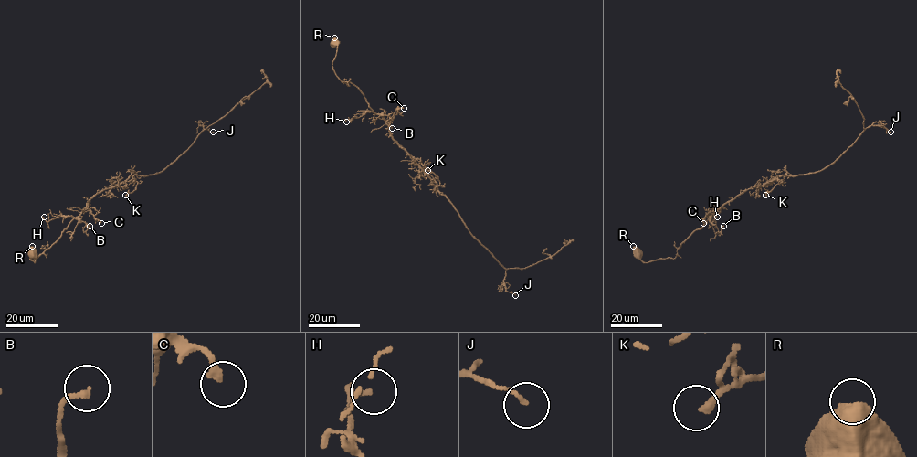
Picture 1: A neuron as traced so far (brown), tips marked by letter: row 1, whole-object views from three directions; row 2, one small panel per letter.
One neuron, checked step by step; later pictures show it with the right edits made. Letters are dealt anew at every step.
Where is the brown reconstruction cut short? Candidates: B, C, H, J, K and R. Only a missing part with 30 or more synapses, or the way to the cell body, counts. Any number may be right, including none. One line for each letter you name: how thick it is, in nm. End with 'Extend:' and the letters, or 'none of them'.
Extend: none of them

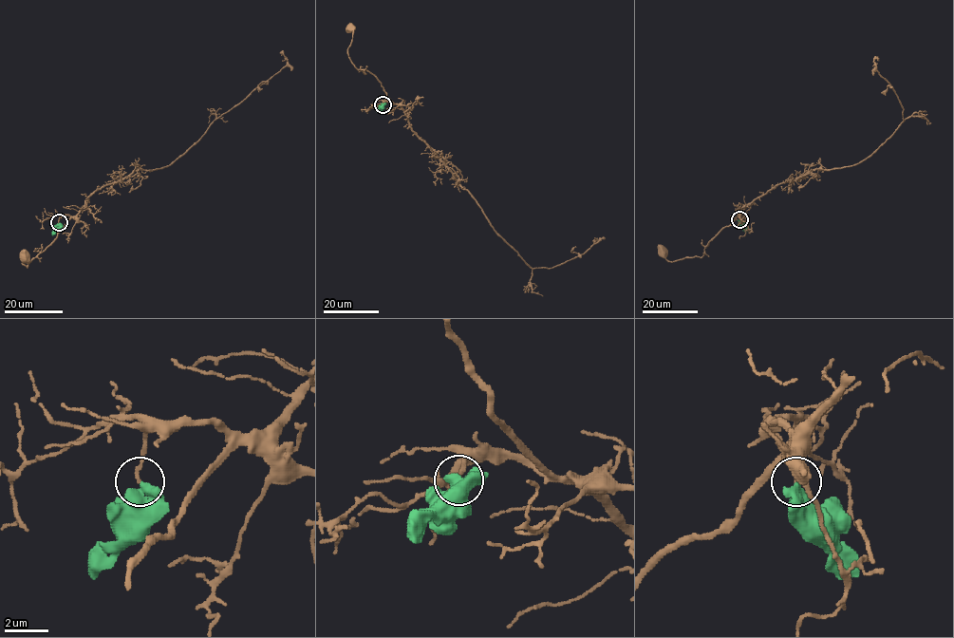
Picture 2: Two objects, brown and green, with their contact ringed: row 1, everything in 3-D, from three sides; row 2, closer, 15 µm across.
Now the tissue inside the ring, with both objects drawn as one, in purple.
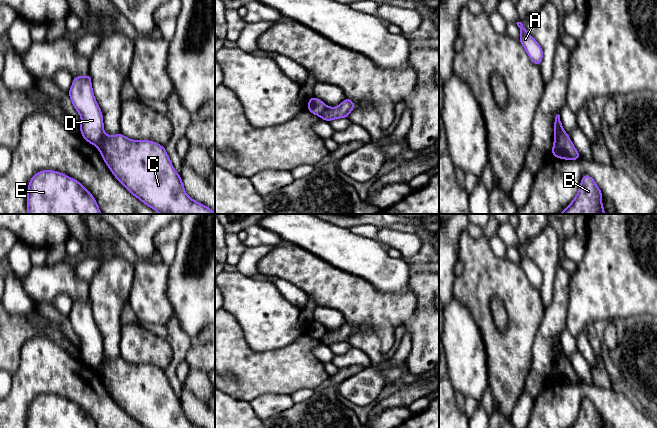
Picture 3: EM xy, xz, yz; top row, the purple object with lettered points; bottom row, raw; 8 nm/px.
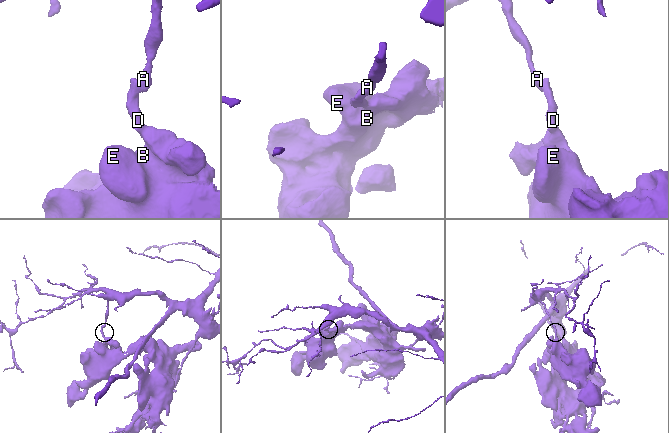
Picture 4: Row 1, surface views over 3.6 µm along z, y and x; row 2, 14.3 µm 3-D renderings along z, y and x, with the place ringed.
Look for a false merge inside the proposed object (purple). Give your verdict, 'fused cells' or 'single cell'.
fused cells

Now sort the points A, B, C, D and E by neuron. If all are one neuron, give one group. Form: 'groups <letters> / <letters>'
groups A D / B C E

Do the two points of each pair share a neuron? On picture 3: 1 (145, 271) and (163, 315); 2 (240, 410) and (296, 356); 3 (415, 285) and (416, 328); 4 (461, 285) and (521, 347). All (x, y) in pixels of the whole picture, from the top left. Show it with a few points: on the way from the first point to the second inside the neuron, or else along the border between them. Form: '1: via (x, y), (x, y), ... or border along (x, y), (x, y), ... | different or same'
1: via (149, 282), (149, 301), (152, 304) | same
2: border along (226, 393), (234, 398), (249, 402) | different
3: via (423, 296), (423, 317) | same
4: via (479, 304), (487, 326), (502, 341) | same

